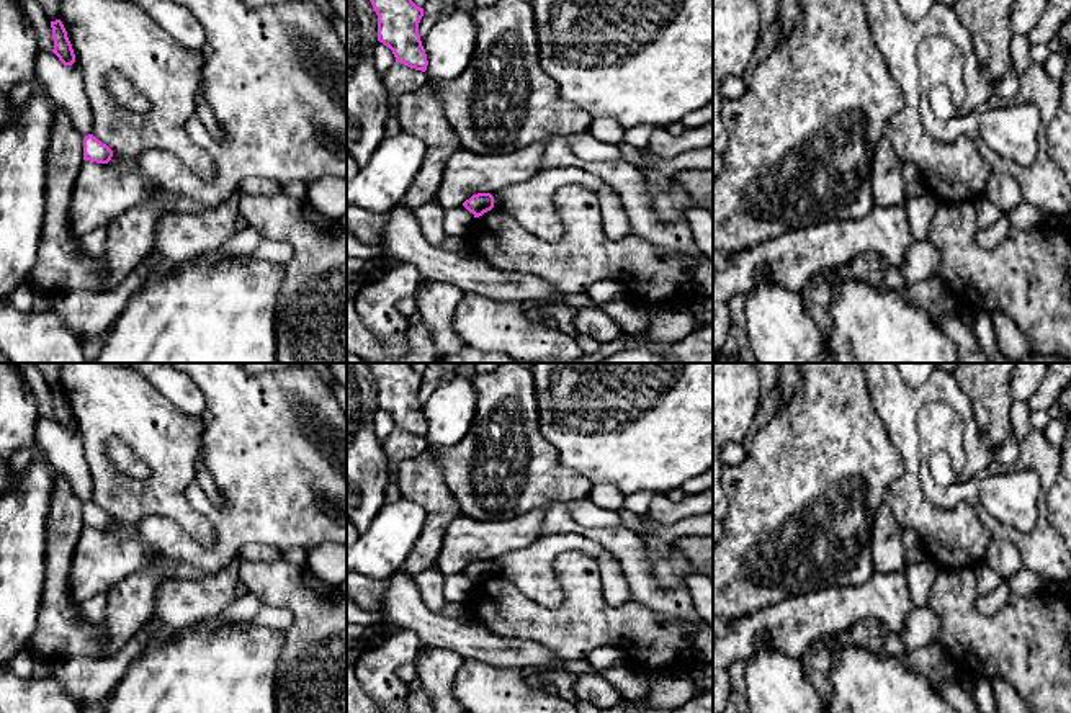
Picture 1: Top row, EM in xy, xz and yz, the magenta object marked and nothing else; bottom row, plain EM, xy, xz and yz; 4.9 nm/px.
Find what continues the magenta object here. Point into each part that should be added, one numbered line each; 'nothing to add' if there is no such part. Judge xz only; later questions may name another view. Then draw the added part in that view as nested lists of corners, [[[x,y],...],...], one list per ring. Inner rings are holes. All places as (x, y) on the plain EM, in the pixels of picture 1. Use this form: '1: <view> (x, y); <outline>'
nothing to add

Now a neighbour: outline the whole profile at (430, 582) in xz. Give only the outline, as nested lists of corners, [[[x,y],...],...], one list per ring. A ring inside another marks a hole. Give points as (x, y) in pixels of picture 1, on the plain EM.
[[[437,567],[409,574],[409,577],[417,584],[422,602],[430,612],[441,613],[446,608],[448,602],[443,595],[445,576]]]

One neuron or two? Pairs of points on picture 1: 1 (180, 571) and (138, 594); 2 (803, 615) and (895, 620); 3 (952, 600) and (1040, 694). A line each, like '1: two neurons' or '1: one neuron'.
1: one neuron
2: one neuron
3: one neuron

